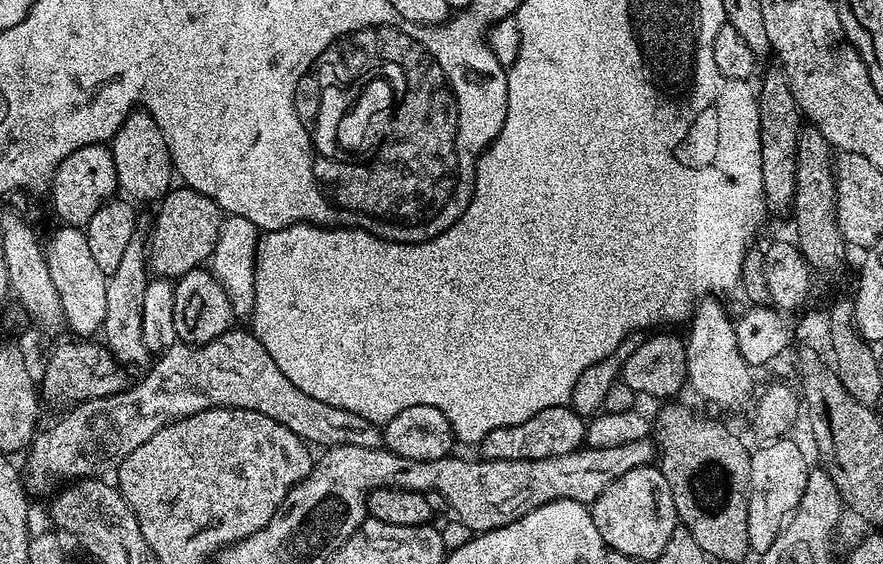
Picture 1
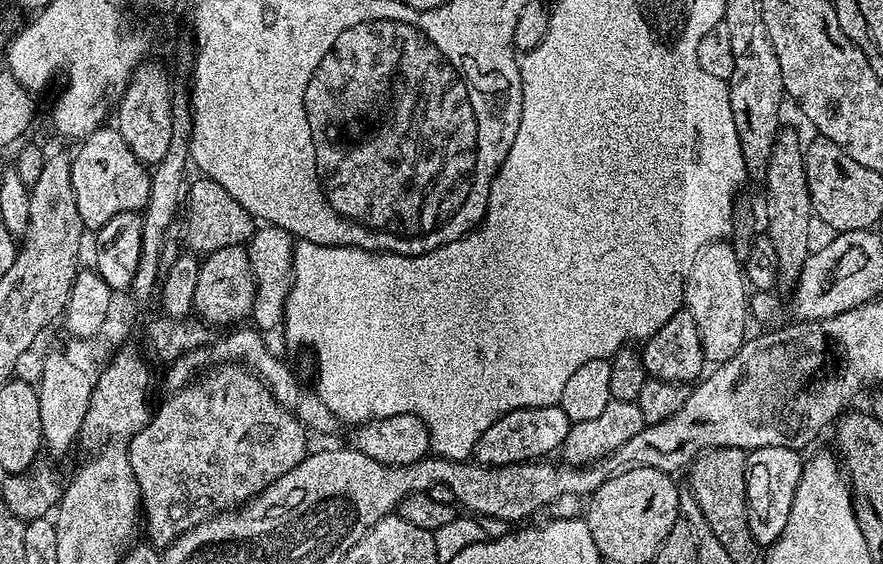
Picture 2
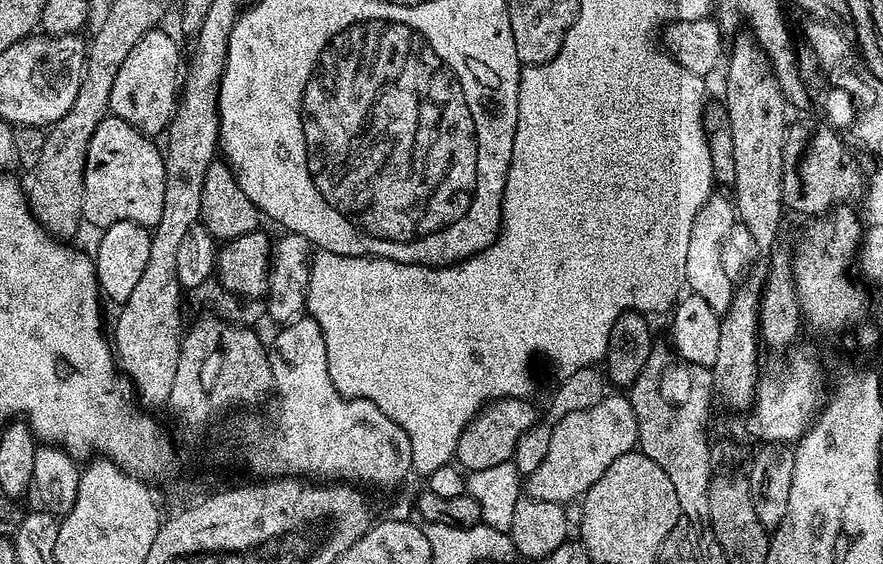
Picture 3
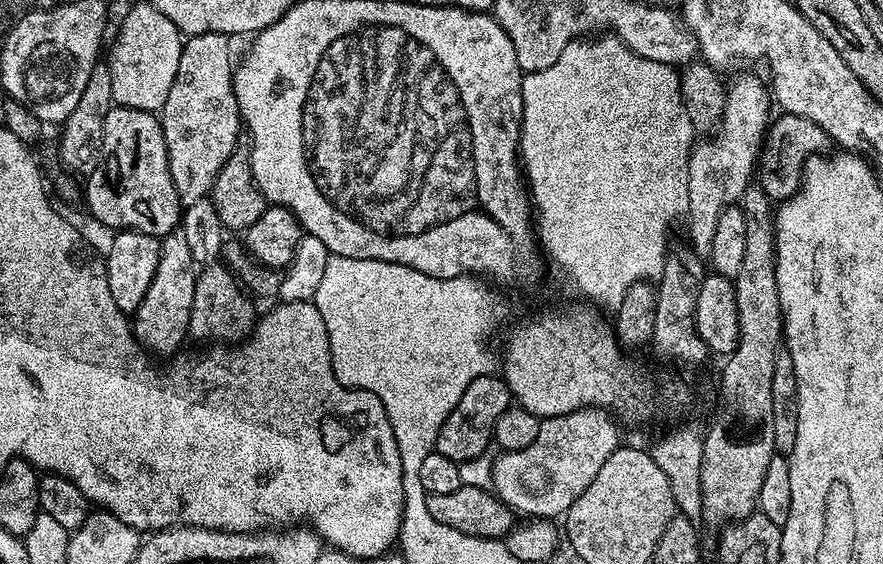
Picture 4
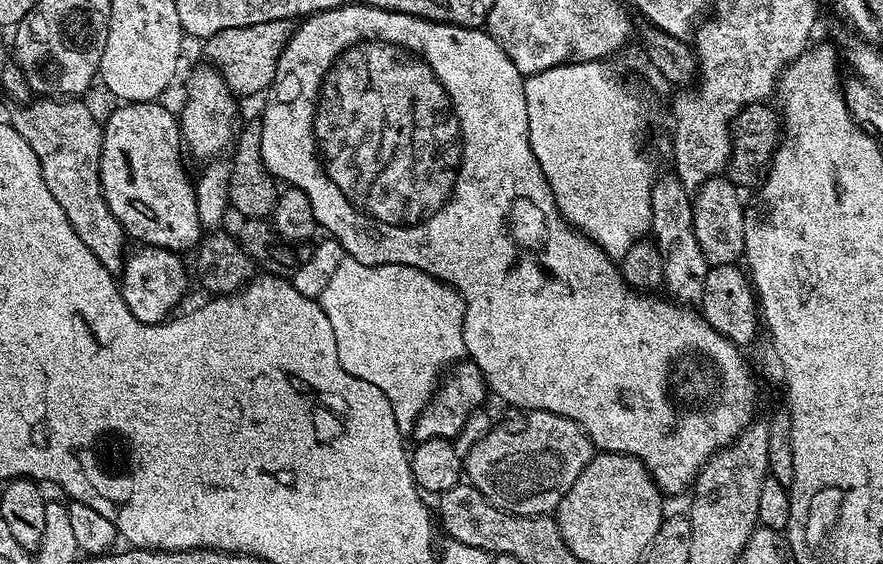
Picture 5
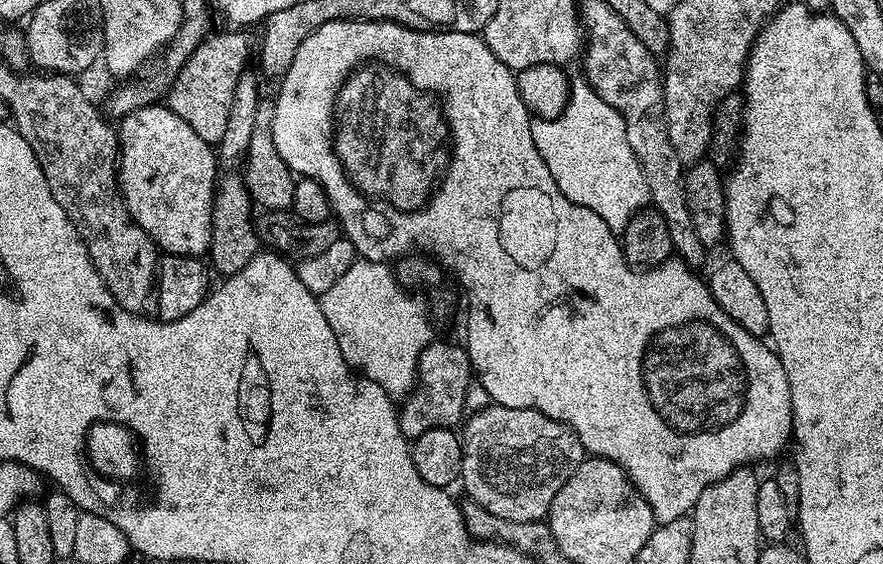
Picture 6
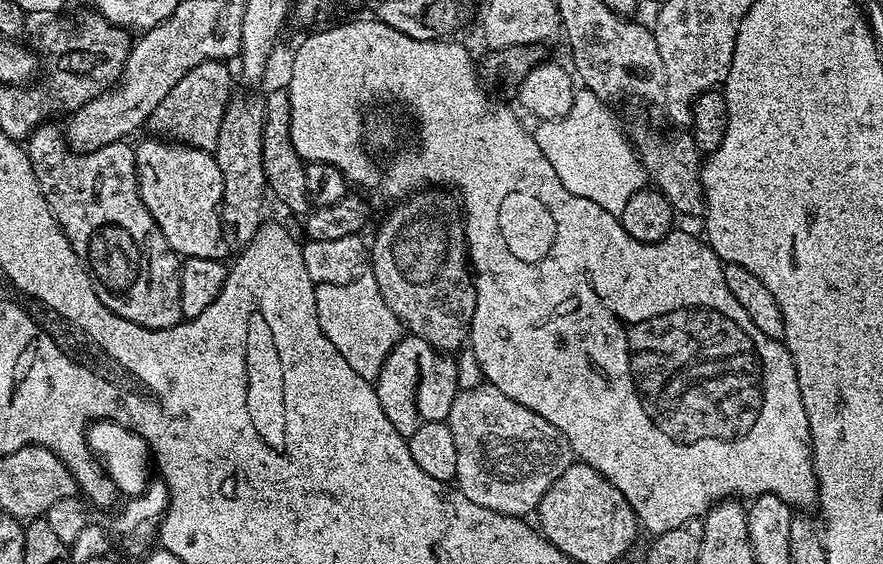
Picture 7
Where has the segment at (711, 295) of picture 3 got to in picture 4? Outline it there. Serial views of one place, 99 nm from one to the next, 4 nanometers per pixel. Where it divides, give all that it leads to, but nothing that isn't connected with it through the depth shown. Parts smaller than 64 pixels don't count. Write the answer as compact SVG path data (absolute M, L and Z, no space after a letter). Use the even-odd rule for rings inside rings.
M740 76L727 85L724 114L719 120L718 134L704 140L693 147L688 156L688 236L691 247L702 258L707 257L714 240L714 230L718 228L718 214L724 208L731 208L739 202L746 189L750 187L754 169L758 164L758 149L762 137L770 123L768 104L770 92L765 81L756 76ZM764 83L764 84L763 84ZM720 134L720 136L718 136ZM713 139L713 140L710 140Z

